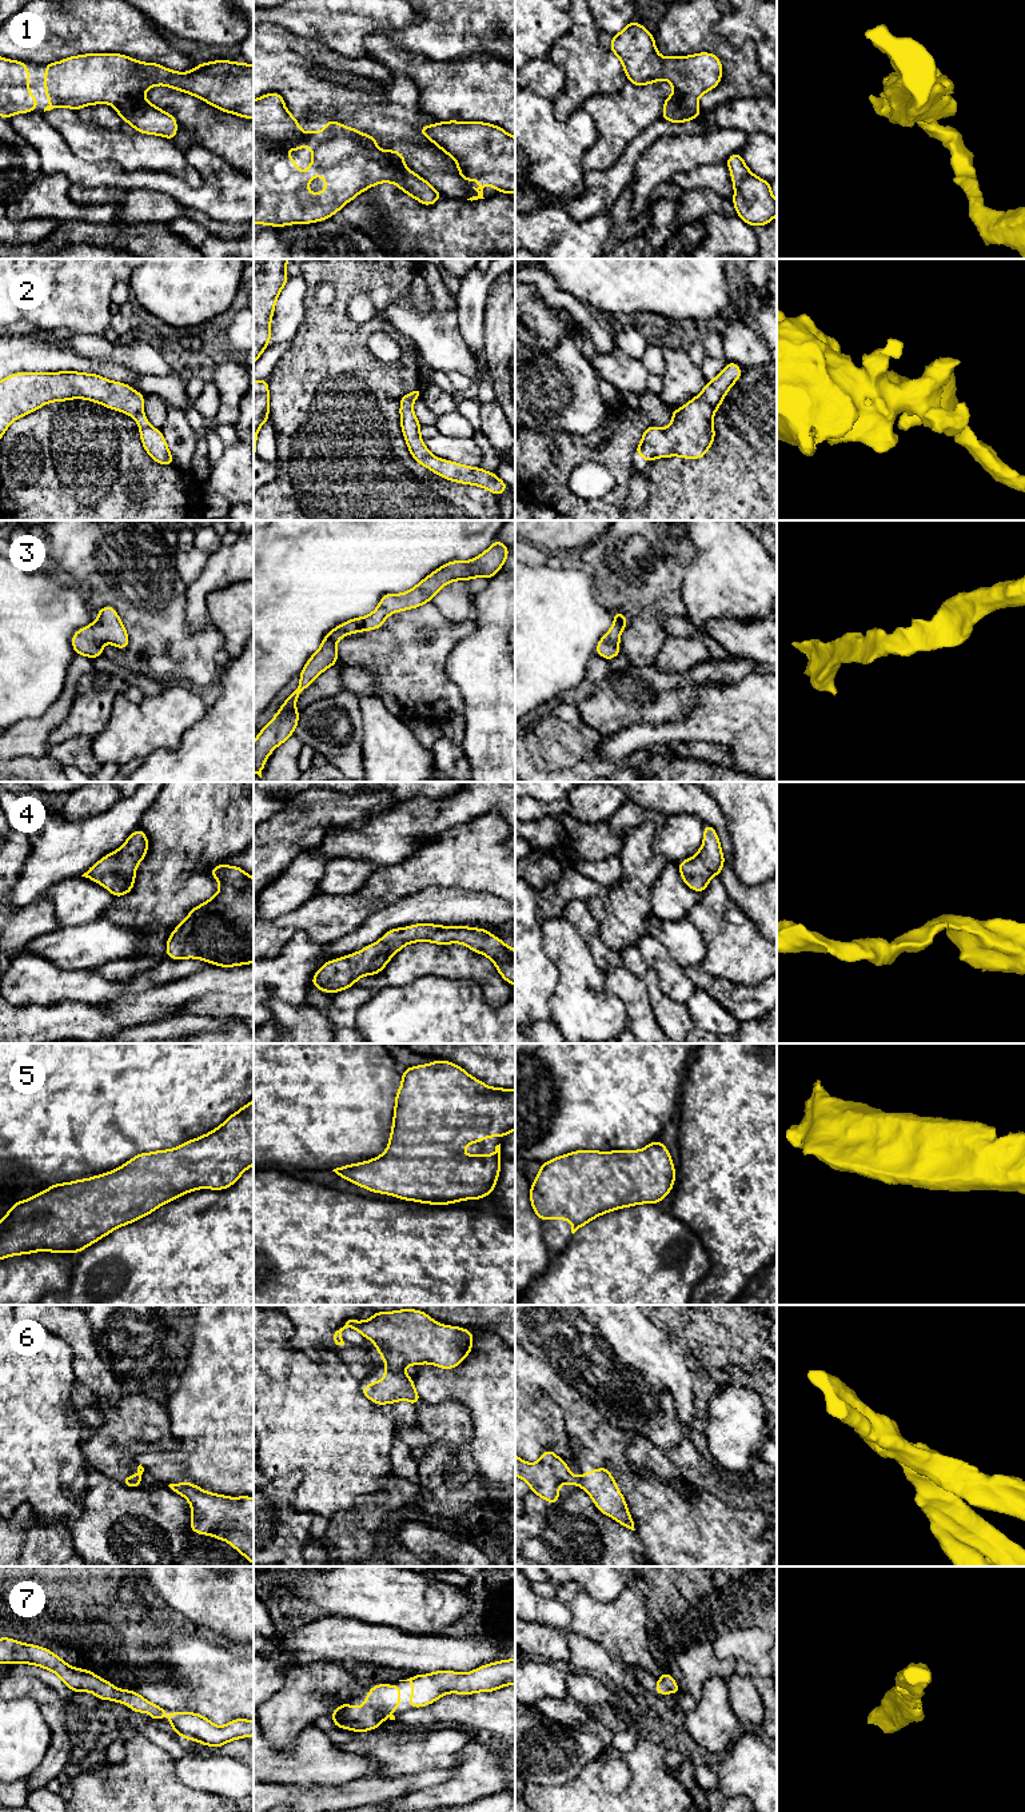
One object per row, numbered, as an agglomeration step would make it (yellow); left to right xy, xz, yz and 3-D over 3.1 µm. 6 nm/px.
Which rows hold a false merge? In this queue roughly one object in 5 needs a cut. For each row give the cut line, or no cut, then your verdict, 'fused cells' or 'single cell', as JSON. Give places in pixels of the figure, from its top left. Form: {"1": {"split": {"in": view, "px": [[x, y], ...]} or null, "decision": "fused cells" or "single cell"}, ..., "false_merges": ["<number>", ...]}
{"1": {"split": null, "decision": "single cell"}, "2": {"split": null, "decision": "single cell"}, "3": {"split": null, "decision": "single cell"}, "4": {"split": null, "decision": "single cell"}, "5": {"split": null, "decision": "single cell"}, "6": {"split": {"in": "xz", "px": [[386, 1363], [393, 1368], [402, 1369]]}, "decision": "fused cells"}, "7": {"split": null, "decision": "single cell"}, "false_merges": ["6"]}

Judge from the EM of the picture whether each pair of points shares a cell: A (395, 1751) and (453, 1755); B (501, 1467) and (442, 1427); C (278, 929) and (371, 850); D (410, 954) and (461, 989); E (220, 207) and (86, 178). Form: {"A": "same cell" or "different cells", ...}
{"A": "same cell", "B": "different cells", "C": "different cells", "D": "different cells", "E": "same cell"}

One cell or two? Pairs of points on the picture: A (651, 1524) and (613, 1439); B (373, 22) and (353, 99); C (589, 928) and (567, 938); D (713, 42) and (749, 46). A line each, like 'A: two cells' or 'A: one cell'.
A: two cells
B: two cells
C: two cells
D: one cell

